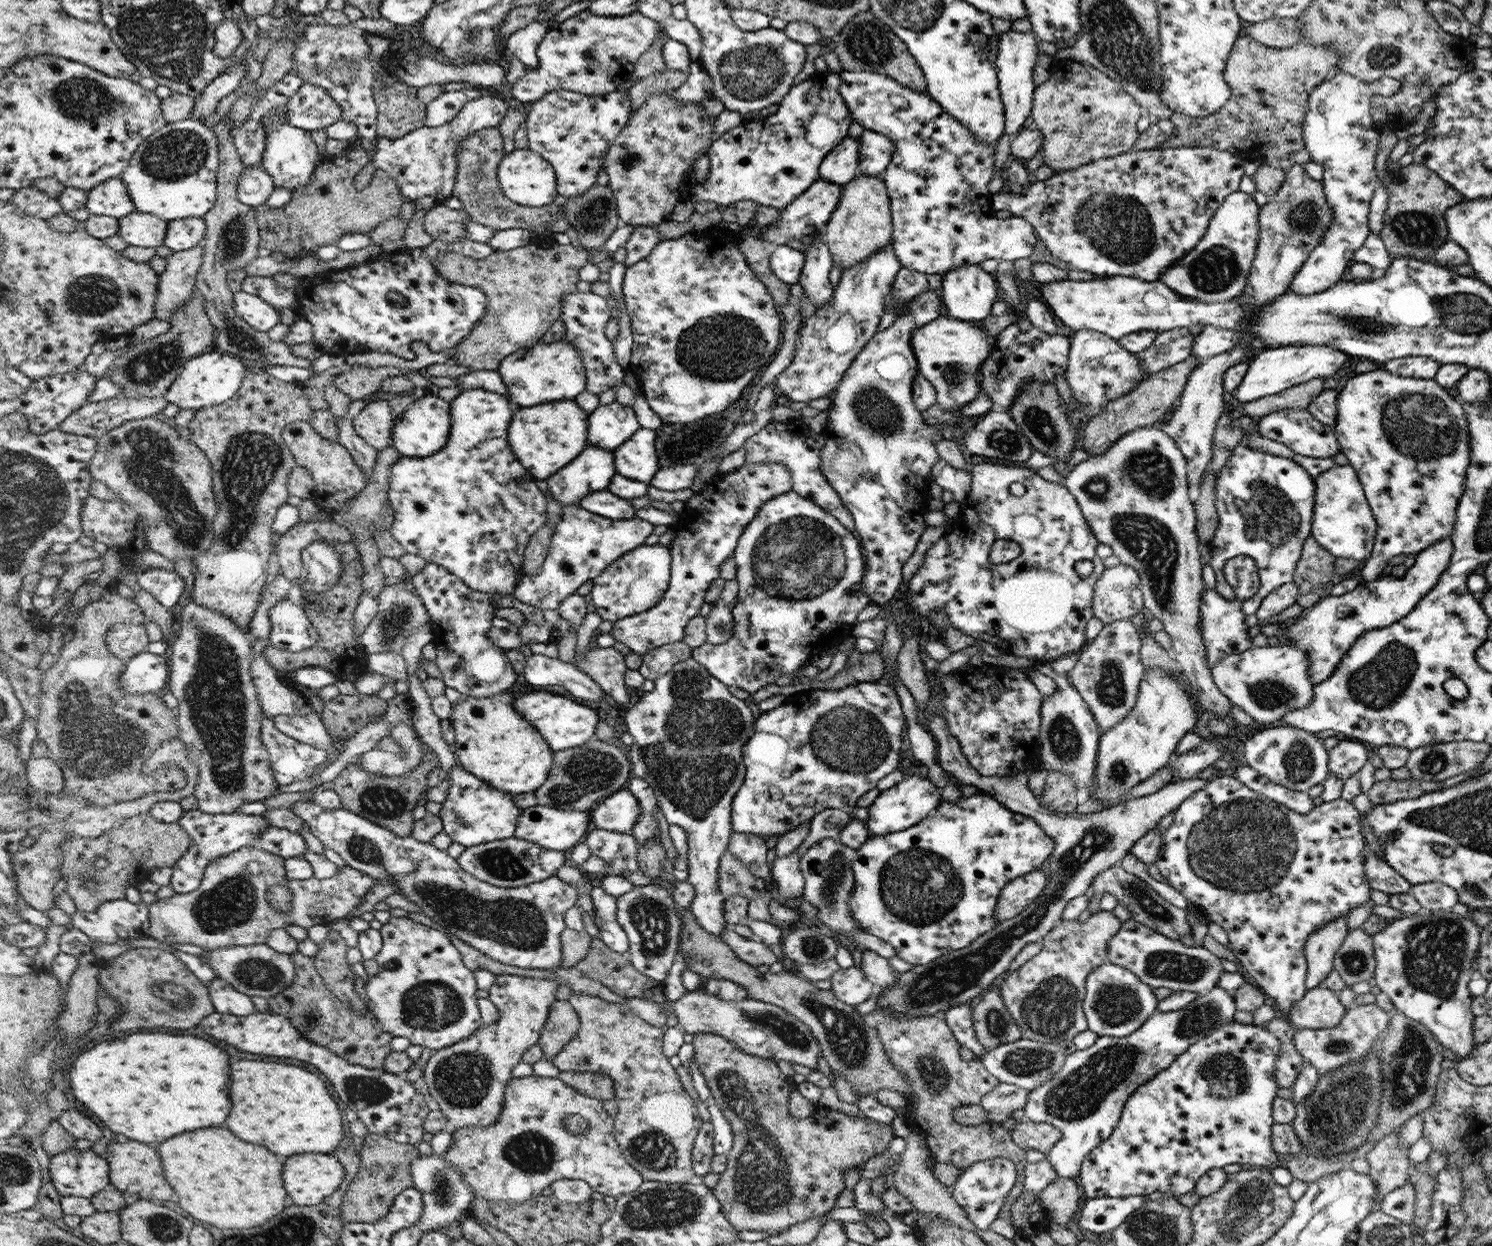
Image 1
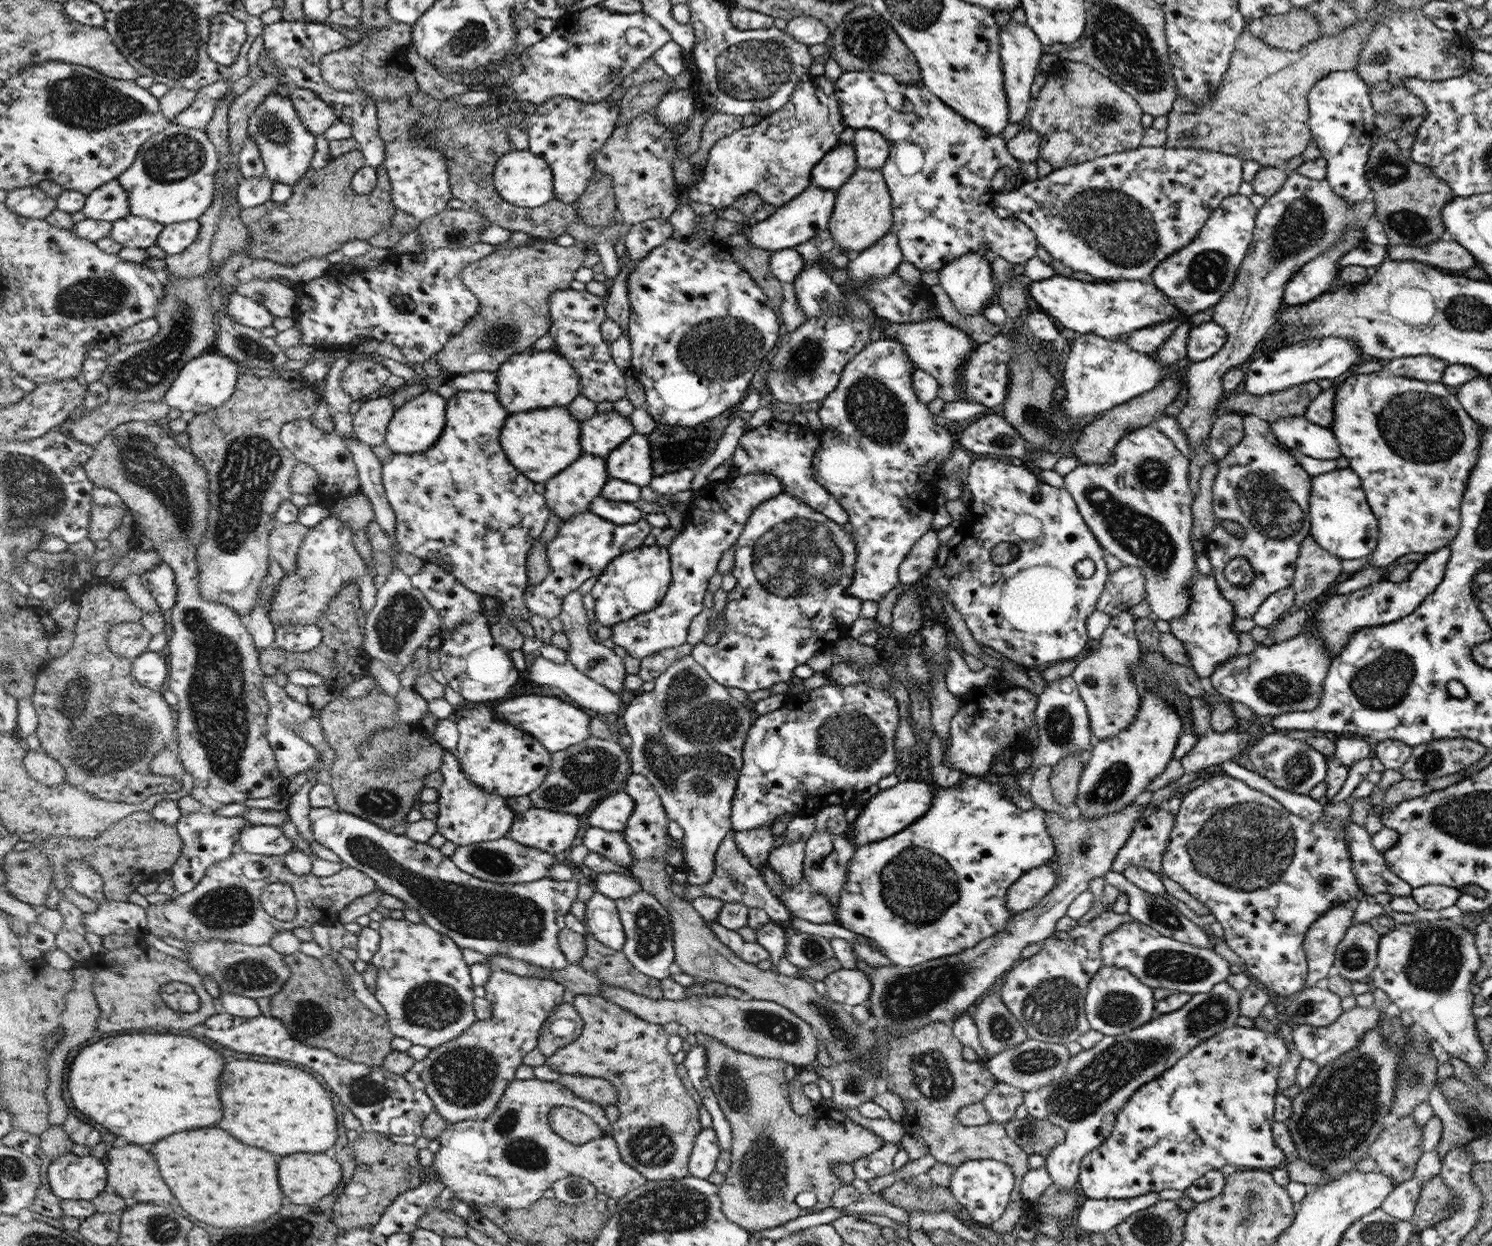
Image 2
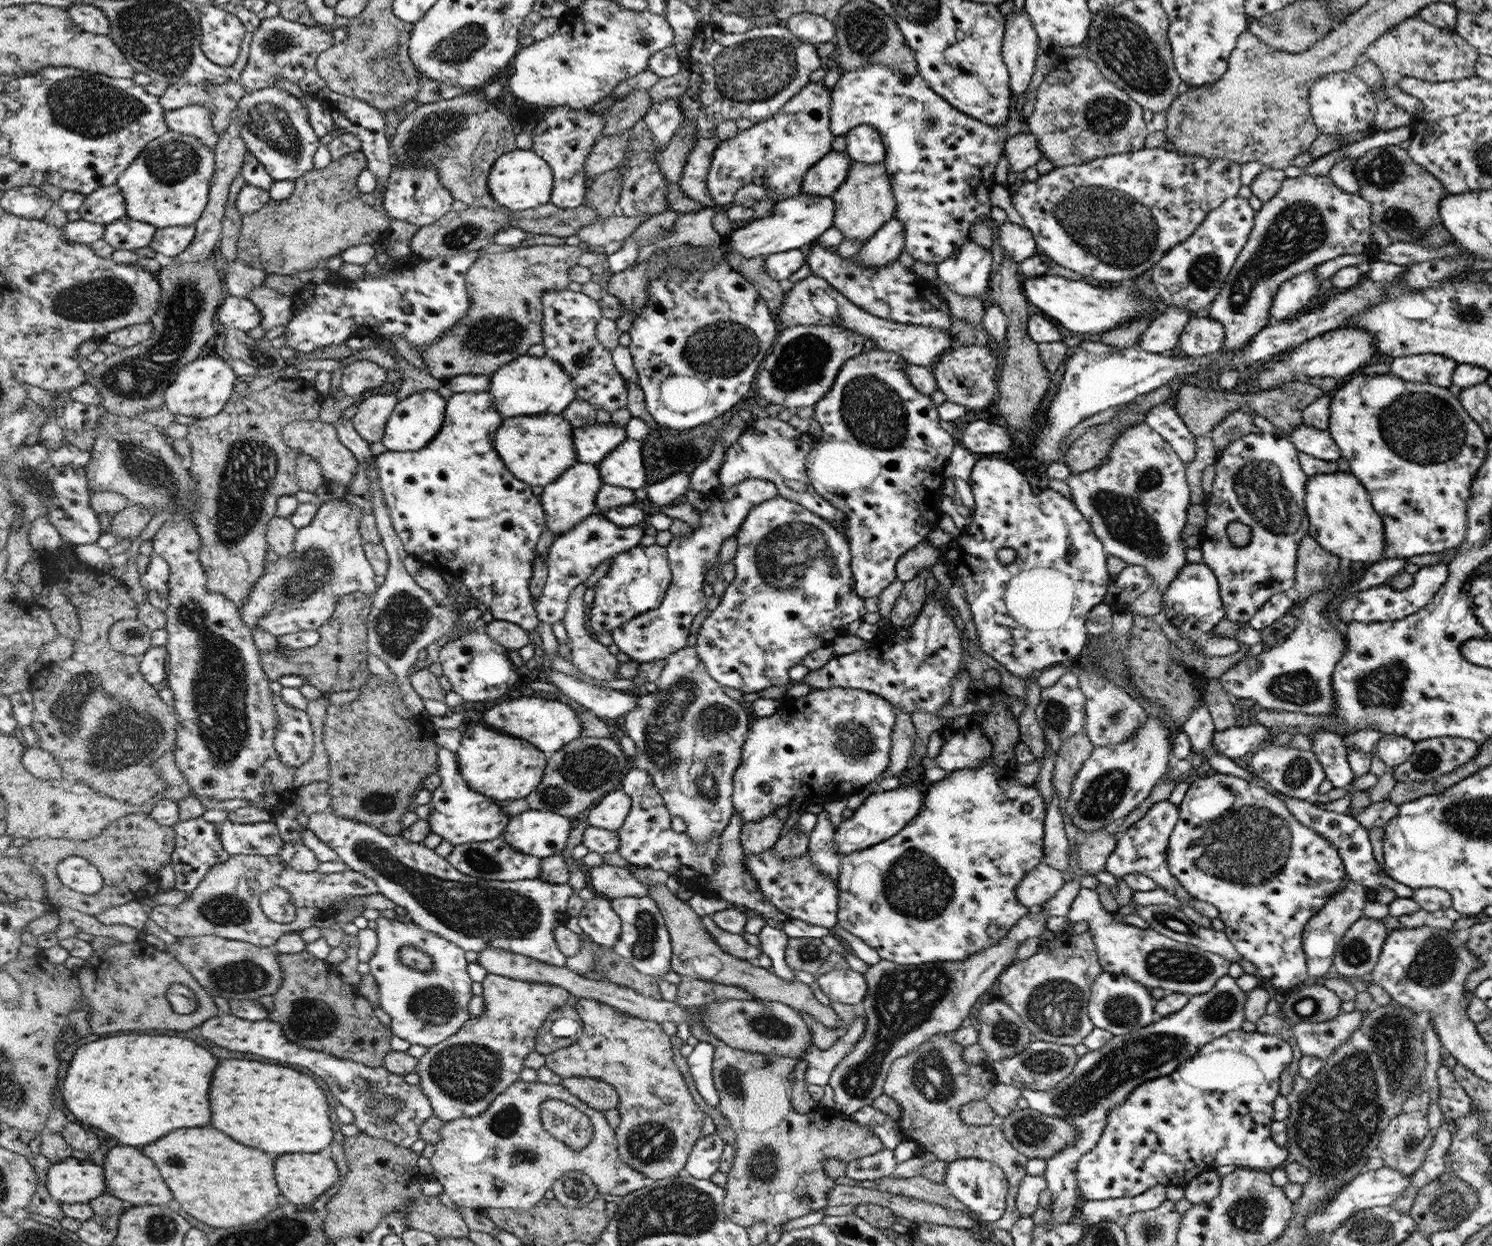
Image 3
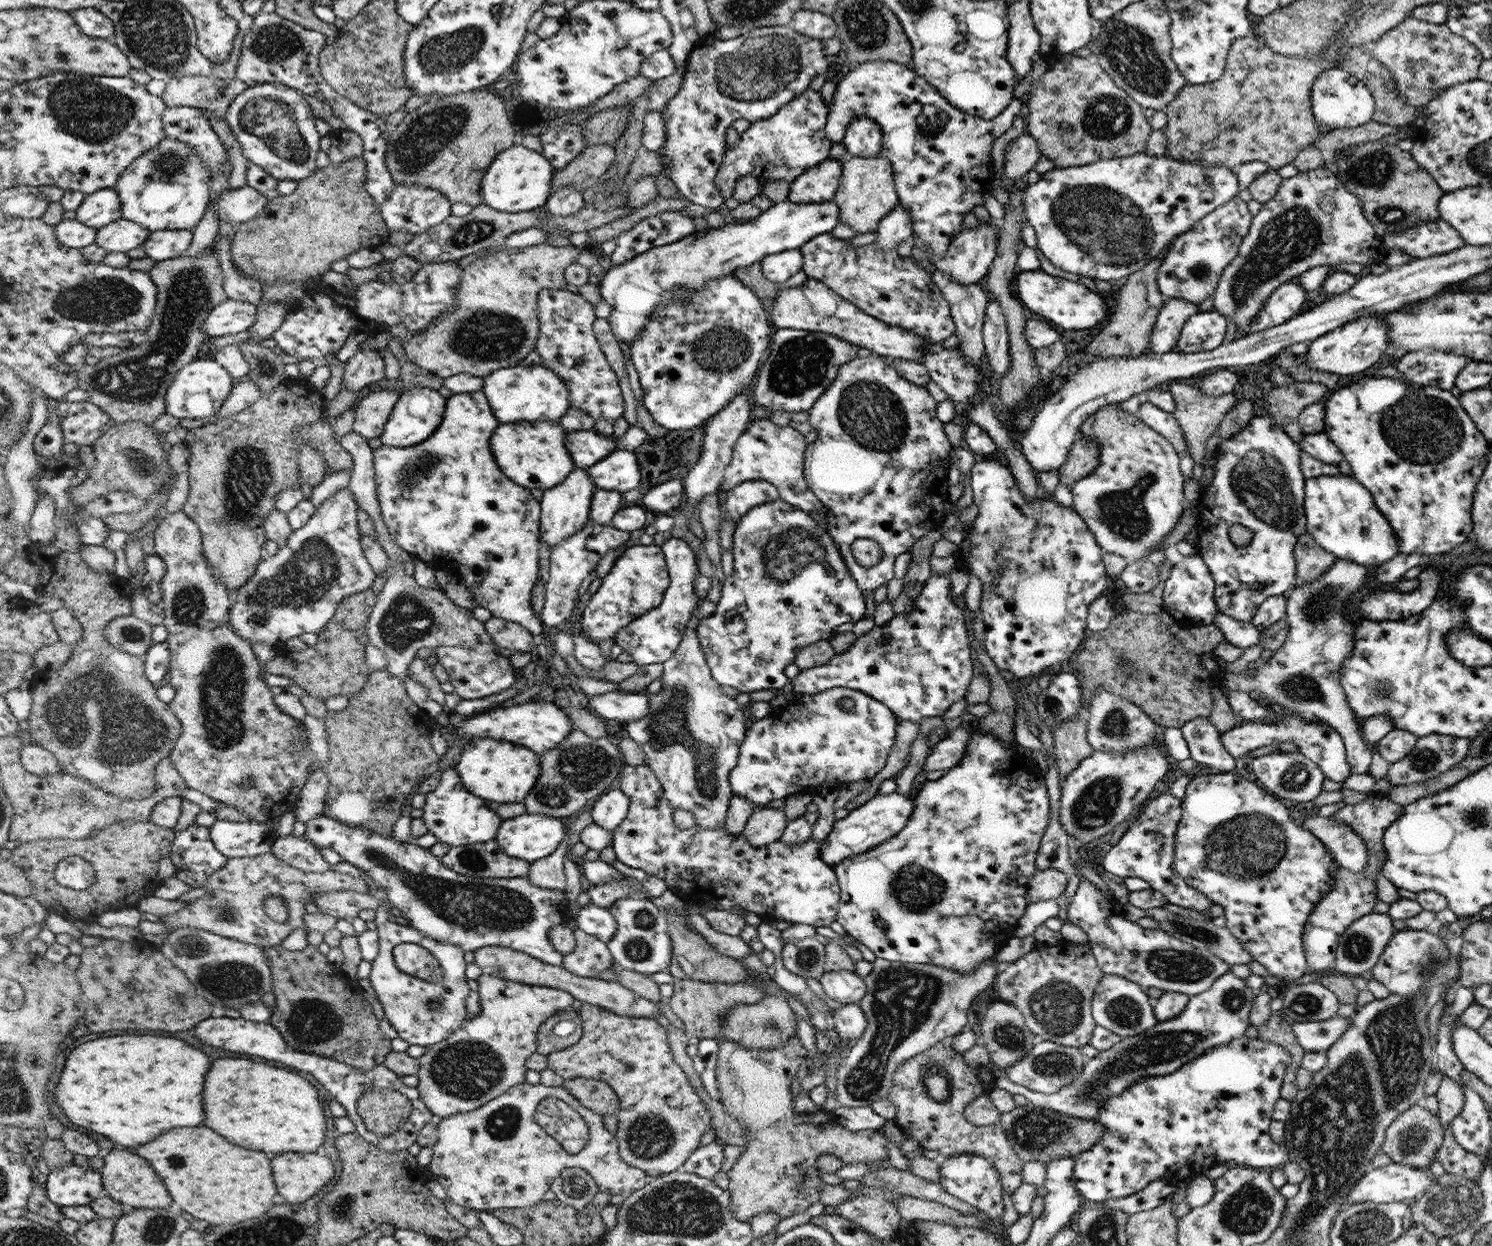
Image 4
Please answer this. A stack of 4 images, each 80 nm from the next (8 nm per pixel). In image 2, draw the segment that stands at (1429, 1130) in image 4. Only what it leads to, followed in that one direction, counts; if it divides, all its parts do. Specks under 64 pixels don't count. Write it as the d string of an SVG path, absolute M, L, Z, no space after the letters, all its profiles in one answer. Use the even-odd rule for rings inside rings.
M1412 1114L1401 1118L1394 1126L1382 1131L1368 1151L1369 1157L1376 1162L1376 1171L1392 1177L1392 1182L1396 1186L1410 1180L1414 1176L1417 1162L1422 1157L1422 1132L1423 1130L1416 1126Z

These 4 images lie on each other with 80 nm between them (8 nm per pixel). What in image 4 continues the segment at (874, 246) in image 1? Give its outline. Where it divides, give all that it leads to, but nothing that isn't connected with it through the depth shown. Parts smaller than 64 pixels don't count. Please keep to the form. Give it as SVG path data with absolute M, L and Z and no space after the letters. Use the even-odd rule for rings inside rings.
M880 154L878 158L856 158L846 156L843 160L843 178L840 180L838 193L833 202L840 210L840 224L850 226L858 234L874 232L888 213L899 205L899 194L896 191L894 168L891 160Z

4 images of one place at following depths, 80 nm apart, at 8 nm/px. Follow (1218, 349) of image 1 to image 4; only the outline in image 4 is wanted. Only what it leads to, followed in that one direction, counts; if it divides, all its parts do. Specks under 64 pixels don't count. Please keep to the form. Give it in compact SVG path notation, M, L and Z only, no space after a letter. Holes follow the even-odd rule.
M1216 310L1198 311L1184 323L1175 350L1190 354L1218 348L1226 342L1226 321L1227 318Z

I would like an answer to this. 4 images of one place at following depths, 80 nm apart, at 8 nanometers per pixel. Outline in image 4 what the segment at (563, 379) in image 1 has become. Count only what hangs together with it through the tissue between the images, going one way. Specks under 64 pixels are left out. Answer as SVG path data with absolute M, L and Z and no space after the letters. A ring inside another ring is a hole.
M522 362L510 368L500 368L483 377L481 390L487 395L499 424L507 422L556 422L571 407L570 387L548 366L541 363L526 366Z

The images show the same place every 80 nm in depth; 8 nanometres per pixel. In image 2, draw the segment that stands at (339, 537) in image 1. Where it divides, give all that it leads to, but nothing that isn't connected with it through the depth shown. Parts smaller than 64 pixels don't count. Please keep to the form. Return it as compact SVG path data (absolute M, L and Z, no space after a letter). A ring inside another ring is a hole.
M278 523L271 530L271 553L286 573L291 573L296 566L296 557L301 540L308 534L310 526L298 523Z

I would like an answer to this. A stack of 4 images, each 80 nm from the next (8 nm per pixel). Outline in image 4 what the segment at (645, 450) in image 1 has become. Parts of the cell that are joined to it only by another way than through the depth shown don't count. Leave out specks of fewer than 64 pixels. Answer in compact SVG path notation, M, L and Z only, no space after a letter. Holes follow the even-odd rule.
M616 449L596 465L587 467L595 488L624 493L640 486L640 469L634 451Z

